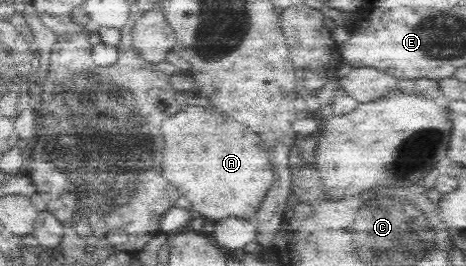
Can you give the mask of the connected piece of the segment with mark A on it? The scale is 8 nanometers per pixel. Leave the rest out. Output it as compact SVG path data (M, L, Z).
M197 104L187 105L173 116L165 118L162 132L165 136L163 174L167 182L175 186L177 192L183 194L201 216L216 221L227 218L251 220L271 186L271 164L267 160L267 150L255 132L237 124L233 118L222 114L221 111L203 108Z

